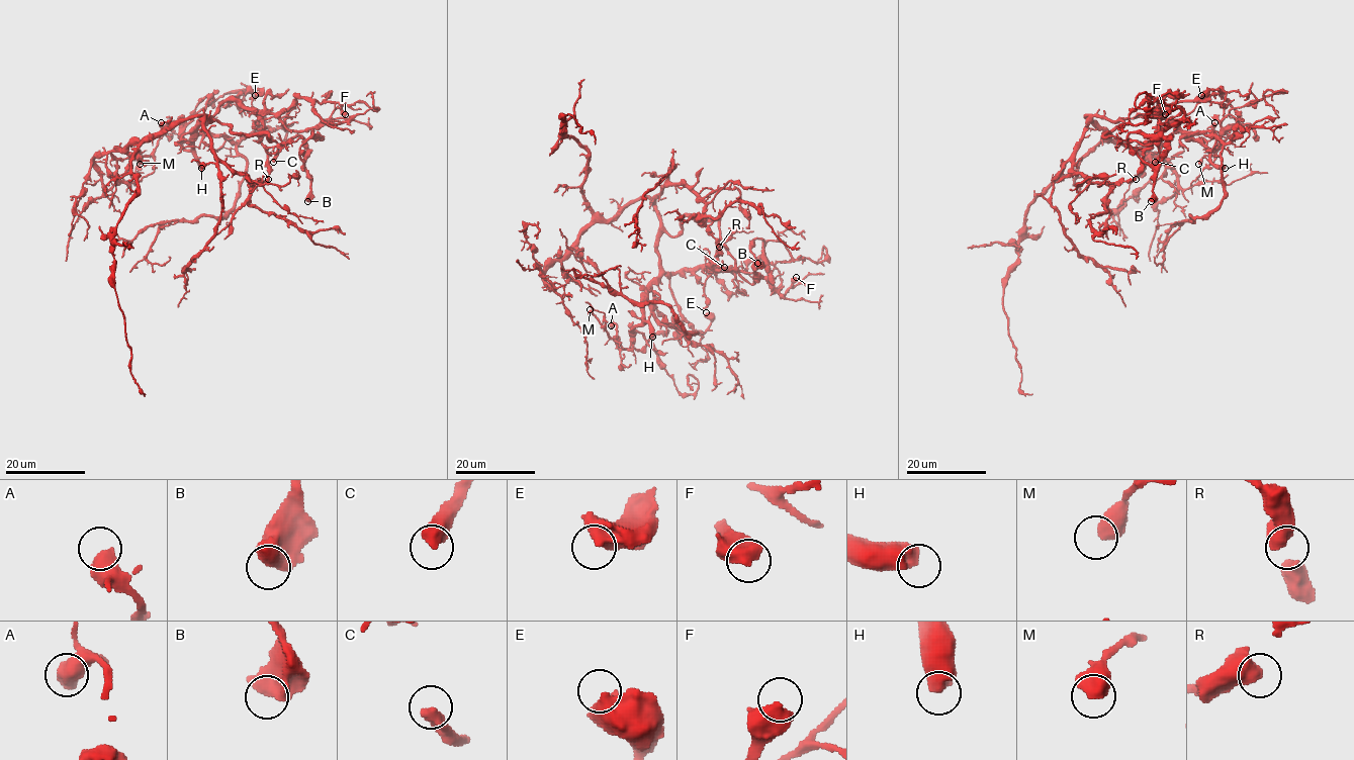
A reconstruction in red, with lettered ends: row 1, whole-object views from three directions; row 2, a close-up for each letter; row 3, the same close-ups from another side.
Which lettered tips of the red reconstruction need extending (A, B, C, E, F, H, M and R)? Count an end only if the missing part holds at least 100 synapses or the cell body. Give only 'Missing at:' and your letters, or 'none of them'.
Missing at: H

